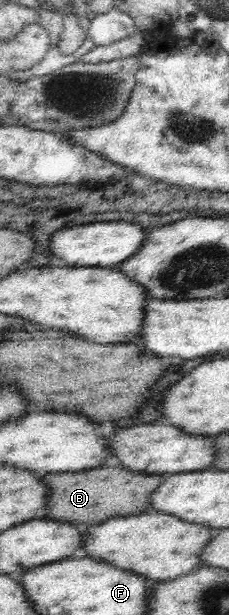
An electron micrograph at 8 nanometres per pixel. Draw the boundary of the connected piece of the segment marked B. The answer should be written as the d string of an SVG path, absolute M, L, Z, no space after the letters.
M106 464L80 472L39 474L48 487L47 504L38 517L51 521L66 521L77 526L94 526L118 516L144 513L150 510L148 496L163 481L161 475L128 472L120 466Z

